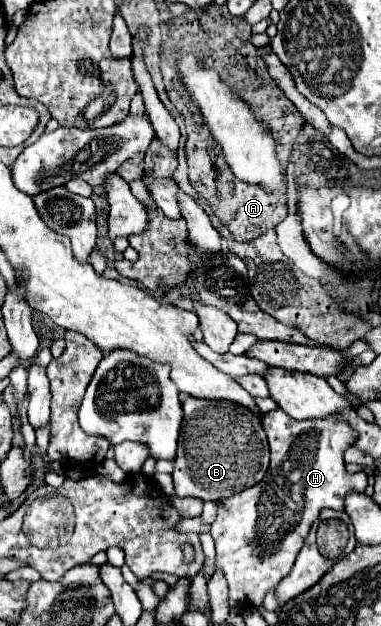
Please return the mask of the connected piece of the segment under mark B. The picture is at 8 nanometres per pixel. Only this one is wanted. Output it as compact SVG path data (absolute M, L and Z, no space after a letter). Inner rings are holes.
M199 398L185 400L183 412L183 430L175 456L175 470L171 474L177 496L217 502L257 484L265 476L269 466L269 444L259 414L235 402Z

